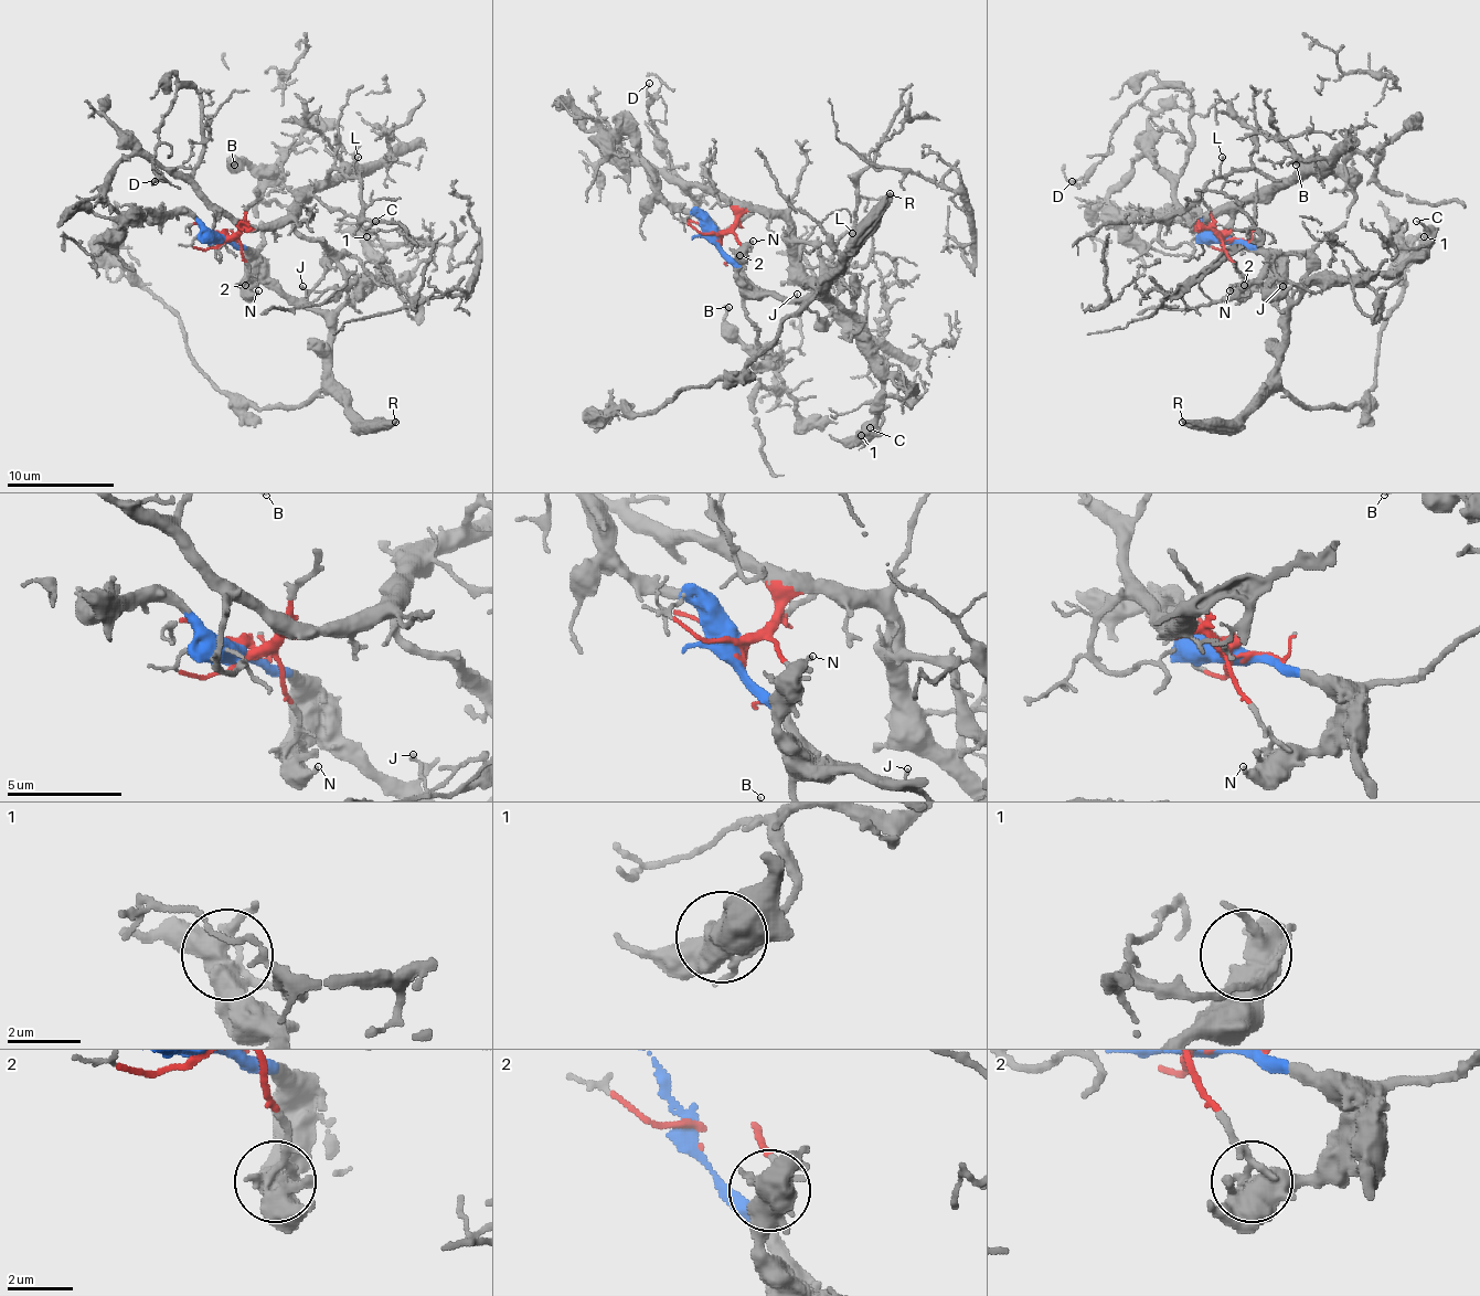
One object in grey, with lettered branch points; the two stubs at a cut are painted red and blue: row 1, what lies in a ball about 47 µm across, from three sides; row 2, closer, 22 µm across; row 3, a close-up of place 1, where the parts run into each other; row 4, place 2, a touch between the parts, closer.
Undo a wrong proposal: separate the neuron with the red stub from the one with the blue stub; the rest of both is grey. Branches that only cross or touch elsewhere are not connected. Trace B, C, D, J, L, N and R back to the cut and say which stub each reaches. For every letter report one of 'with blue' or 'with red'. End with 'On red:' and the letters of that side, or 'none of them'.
B: with blue
C: with blue
D: with red
J: with blue
L: with red
N: with blue
R: with blue
On red: D, L

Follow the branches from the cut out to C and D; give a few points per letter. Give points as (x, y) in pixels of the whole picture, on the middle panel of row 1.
C: (717, 236), (747, 285), (831, 298), (858, 328), (858, 347), (882, 384), (882, 405), (869, 427)
D: (717, 236), (734, 223), (734, 209), (702, 188), (689, 190), (696, 204), (689, 193), (648, 115), (648, 83)

